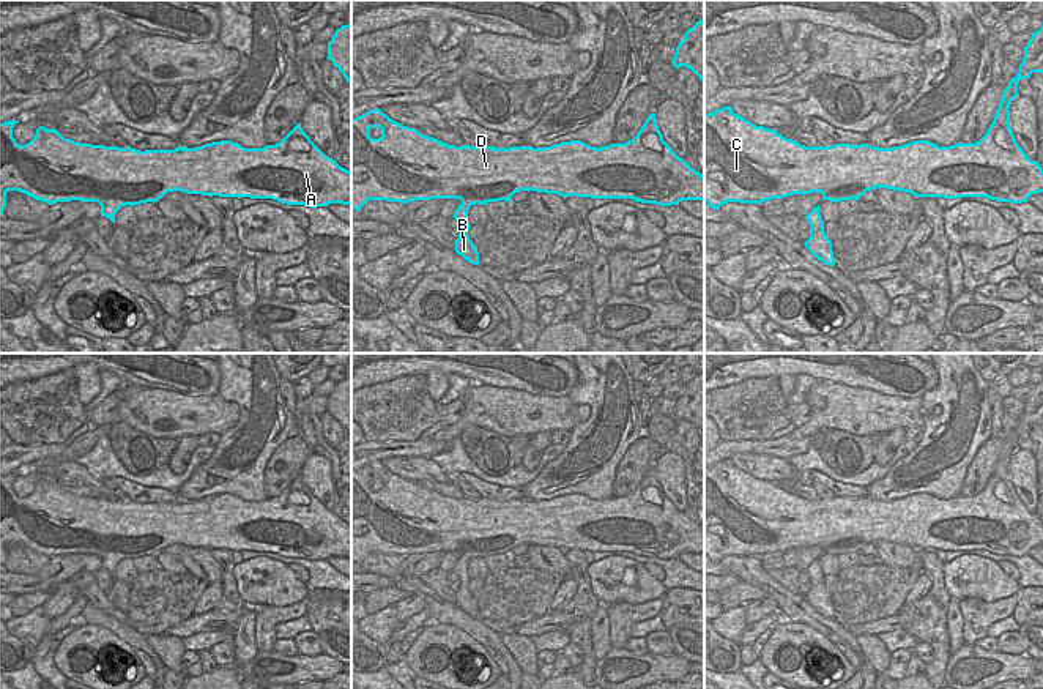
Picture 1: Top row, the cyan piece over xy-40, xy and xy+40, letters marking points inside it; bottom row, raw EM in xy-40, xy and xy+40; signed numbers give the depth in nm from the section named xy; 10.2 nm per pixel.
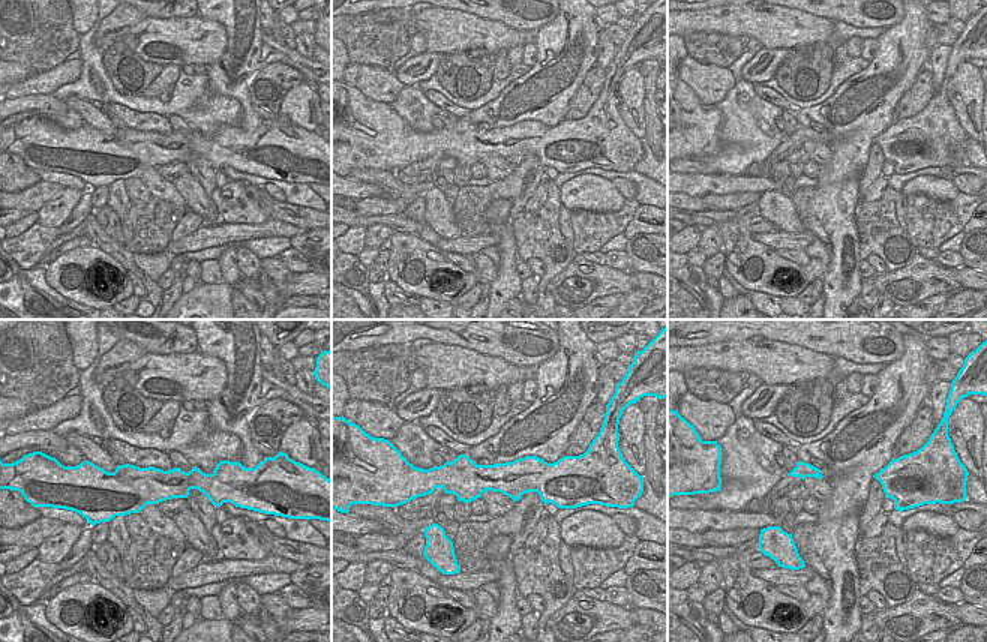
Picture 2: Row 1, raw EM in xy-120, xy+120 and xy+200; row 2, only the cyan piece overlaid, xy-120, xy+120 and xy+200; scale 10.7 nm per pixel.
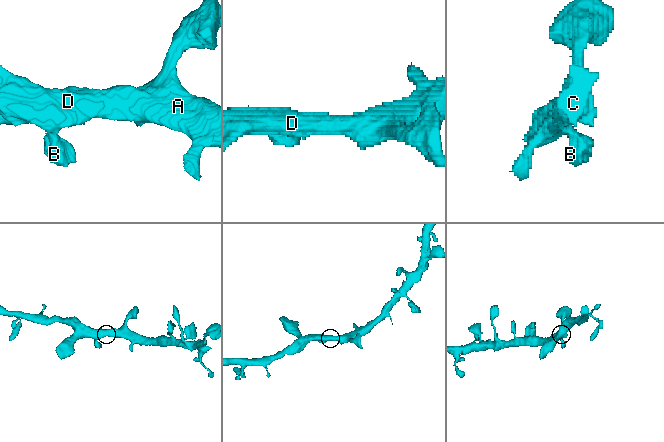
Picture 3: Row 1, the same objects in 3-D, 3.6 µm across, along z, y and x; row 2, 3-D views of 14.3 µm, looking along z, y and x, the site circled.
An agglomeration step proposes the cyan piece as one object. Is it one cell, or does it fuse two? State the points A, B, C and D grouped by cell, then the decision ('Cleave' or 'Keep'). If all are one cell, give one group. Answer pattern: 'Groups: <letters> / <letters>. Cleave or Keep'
Groups: A B C D. Keep.

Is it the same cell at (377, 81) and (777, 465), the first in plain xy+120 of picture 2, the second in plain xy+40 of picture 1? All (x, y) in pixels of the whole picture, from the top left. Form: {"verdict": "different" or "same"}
{"verdict": "same"}

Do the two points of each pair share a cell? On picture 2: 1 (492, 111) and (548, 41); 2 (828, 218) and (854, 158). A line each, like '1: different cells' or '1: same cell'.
1: same cell
2: same cell

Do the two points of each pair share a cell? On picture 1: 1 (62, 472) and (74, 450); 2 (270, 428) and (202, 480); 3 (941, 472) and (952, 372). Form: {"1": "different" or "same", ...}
{"1": "different", "2": "same", "3": "same"}

